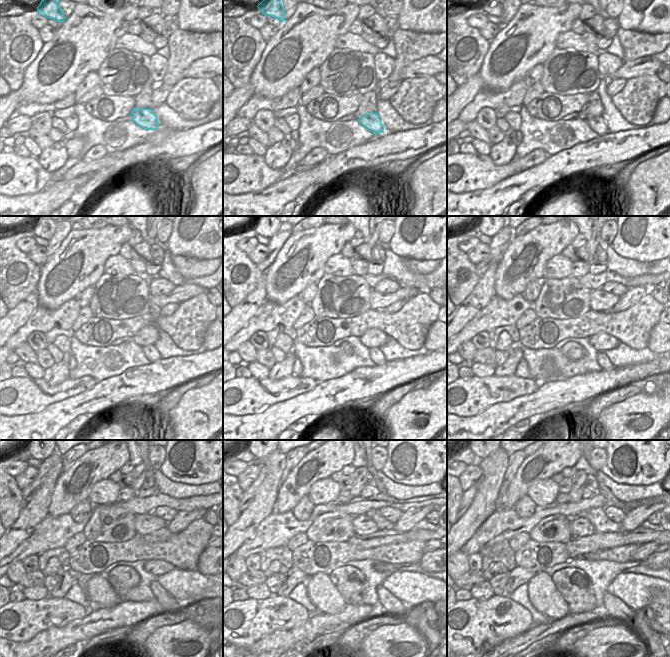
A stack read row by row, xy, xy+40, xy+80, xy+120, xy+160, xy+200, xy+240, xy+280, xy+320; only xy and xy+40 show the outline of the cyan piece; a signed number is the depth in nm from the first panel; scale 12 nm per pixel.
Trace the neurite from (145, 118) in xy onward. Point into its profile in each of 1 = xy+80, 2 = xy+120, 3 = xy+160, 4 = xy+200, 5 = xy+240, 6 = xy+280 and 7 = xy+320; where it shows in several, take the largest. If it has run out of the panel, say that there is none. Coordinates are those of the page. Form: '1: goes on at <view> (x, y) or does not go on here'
1: goes on at xy+80 (597, 124)
2: goes on at xy+120 (150, 351)
3: goes on at xy+160 (376, 355)
4: goes on at xy+200 (602, 359)
5: goes on at xy+240 (169, 604)
6: goes on at xy+280 (389, 605)
7: goes on at xy+320 (615, 608)

